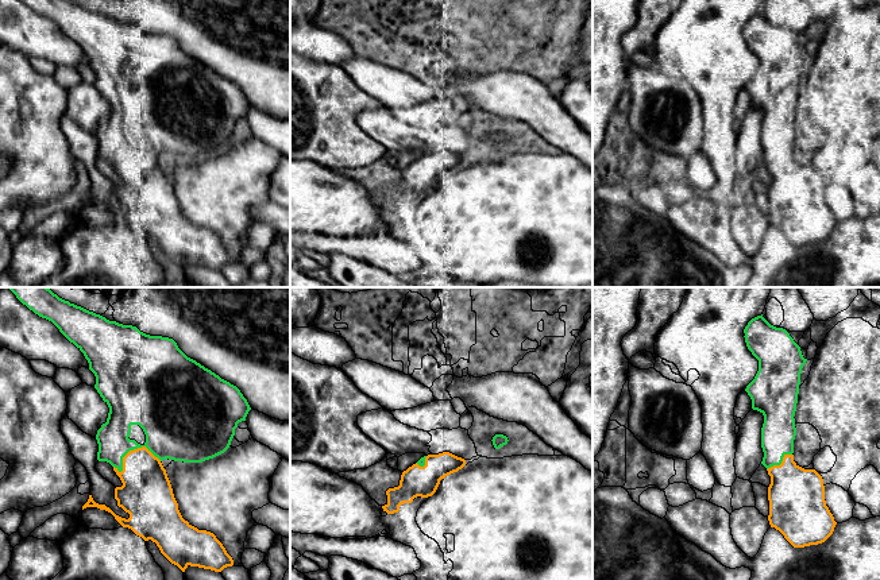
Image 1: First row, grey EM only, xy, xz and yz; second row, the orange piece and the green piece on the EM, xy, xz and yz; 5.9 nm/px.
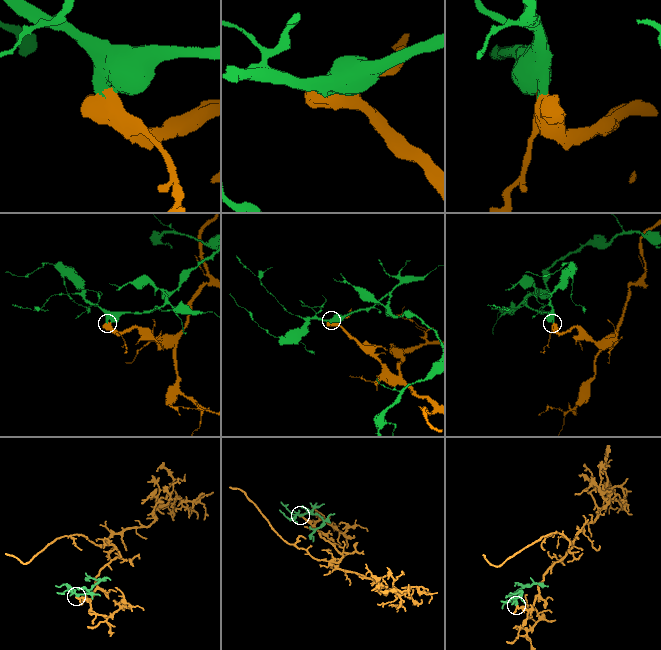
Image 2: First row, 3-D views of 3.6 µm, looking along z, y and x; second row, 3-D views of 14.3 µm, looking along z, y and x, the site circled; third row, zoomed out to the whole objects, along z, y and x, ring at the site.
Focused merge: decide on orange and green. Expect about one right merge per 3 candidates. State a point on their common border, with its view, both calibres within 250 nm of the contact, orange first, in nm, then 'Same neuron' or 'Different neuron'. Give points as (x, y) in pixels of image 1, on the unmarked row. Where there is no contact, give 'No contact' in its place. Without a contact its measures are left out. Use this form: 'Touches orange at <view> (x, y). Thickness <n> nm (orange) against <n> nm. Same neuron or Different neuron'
Touches orange at xy (131, 149). Thickness 300 nm (orange) against 280 nm. Same neuron

